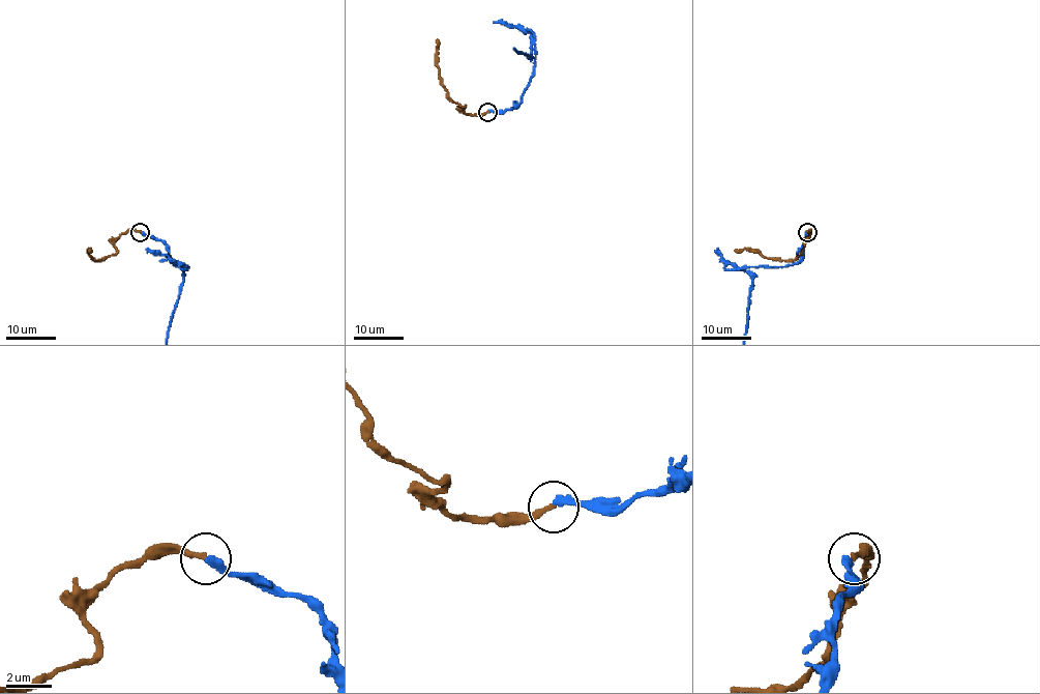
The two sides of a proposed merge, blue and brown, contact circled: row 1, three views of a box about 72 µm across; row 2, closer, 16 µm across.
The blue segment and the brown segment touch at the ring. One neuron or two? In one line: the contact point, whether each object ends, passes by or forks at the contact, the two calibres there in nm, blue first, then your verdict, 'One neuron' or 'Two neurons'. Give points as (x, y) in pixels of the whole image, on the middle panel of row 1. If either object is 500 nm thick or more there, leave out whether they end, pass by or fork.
Place: (487, 112). At the ring blue ends. At the ring brown ends. Thickness 320 nm (blue) against 240 nm. One neuron

